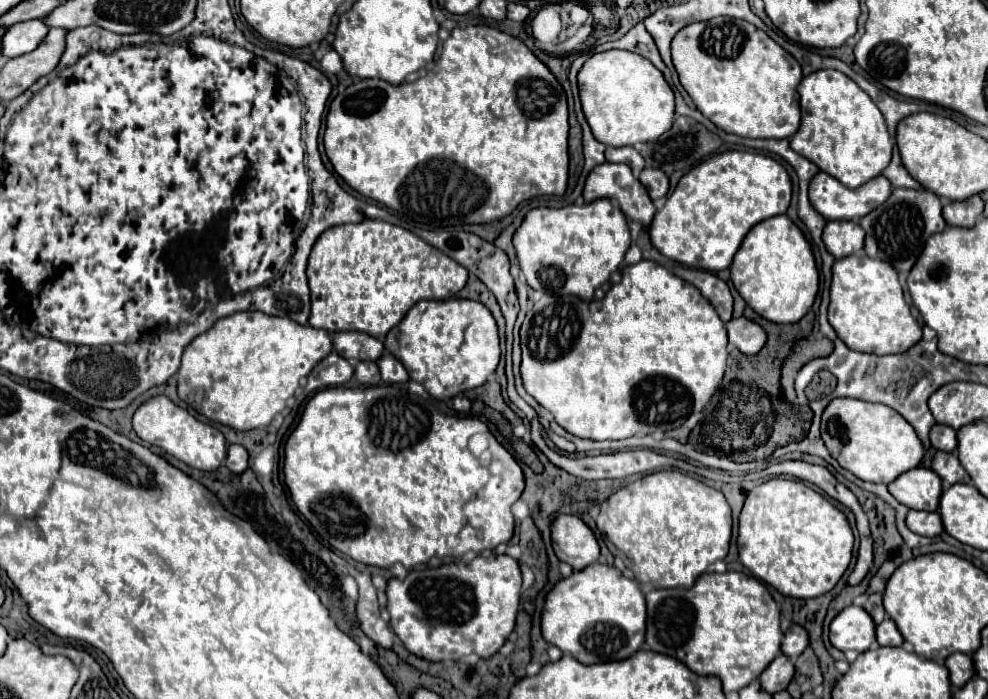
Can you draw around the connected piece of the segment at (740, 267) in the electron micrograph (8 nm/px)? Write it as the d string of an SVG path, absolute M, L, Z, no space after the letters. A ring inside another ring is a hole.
M779 215L761 221L743 241L731 265L731 281L745 303L773 323L797 323L803 319L819 291L819 271L803 231L787 215Z

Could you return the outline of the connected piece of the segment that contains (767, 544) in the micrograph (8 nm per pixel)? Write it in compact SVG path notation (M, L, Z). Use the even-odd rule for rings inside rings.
M773 477L757 485L739 515L739 559L761 581L779 593L799 599L831 591L853 557L853 529L843 511L801 481Z

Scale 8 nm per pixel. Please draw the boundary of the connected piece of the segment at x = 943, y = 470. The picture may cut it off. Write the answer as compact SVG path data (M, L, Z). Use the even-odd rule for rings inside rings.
M937 451L937 455L933 457L933 471L943 479L945 487L951 487L955 483L971 483L969 473L963 469L963 465L959 463L957 453L945 453L945 451Z

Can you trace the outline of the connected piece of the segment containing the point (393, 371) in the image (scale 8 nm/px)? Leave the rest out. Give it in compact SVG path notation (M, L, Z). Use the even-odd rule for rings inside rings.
M391 353L383 355L383 361L379 361L381 377L385 383L405 383L409 381L409 375L399 359L395 359Z

